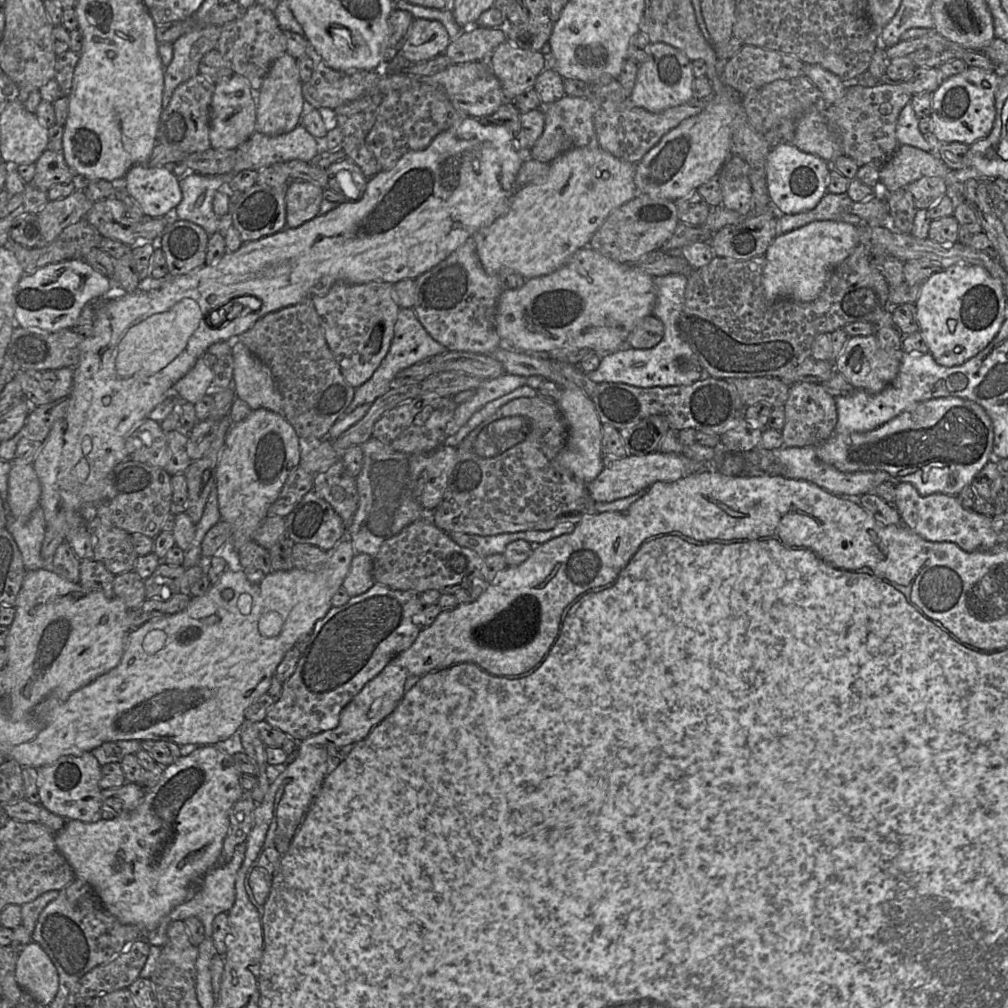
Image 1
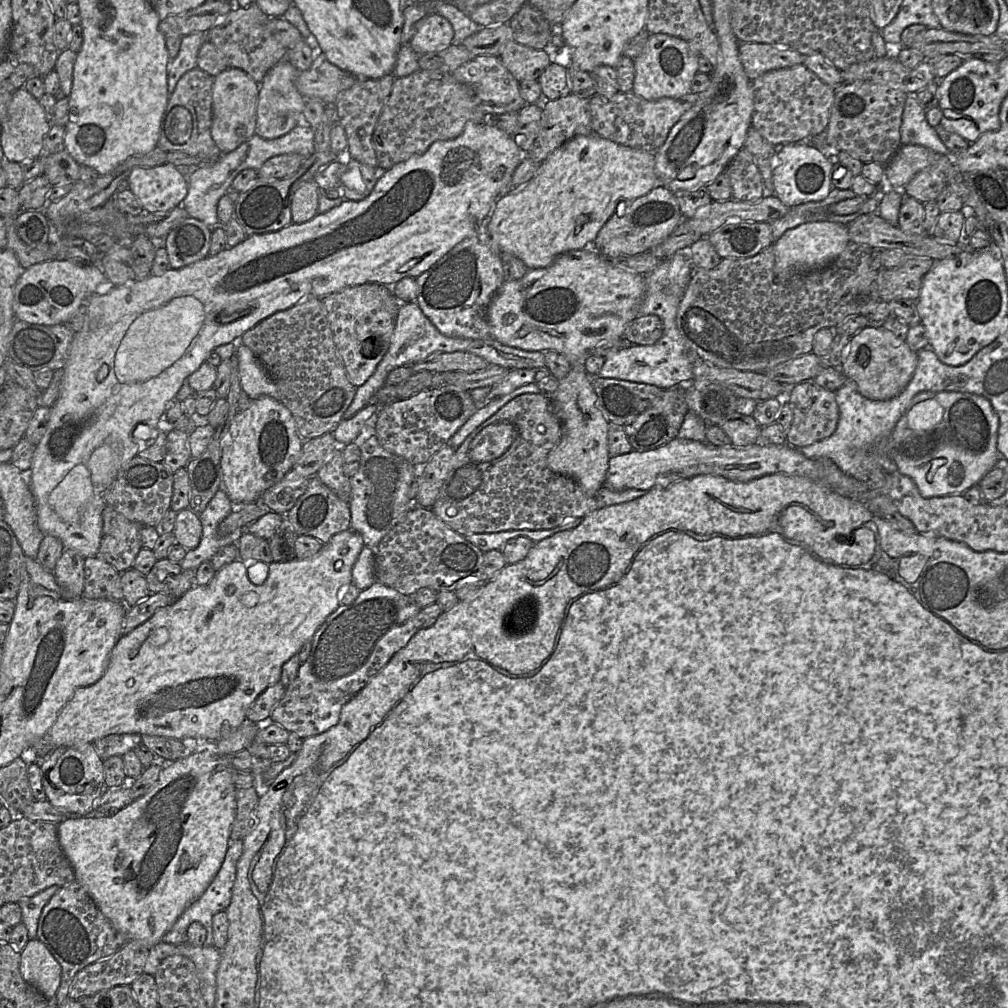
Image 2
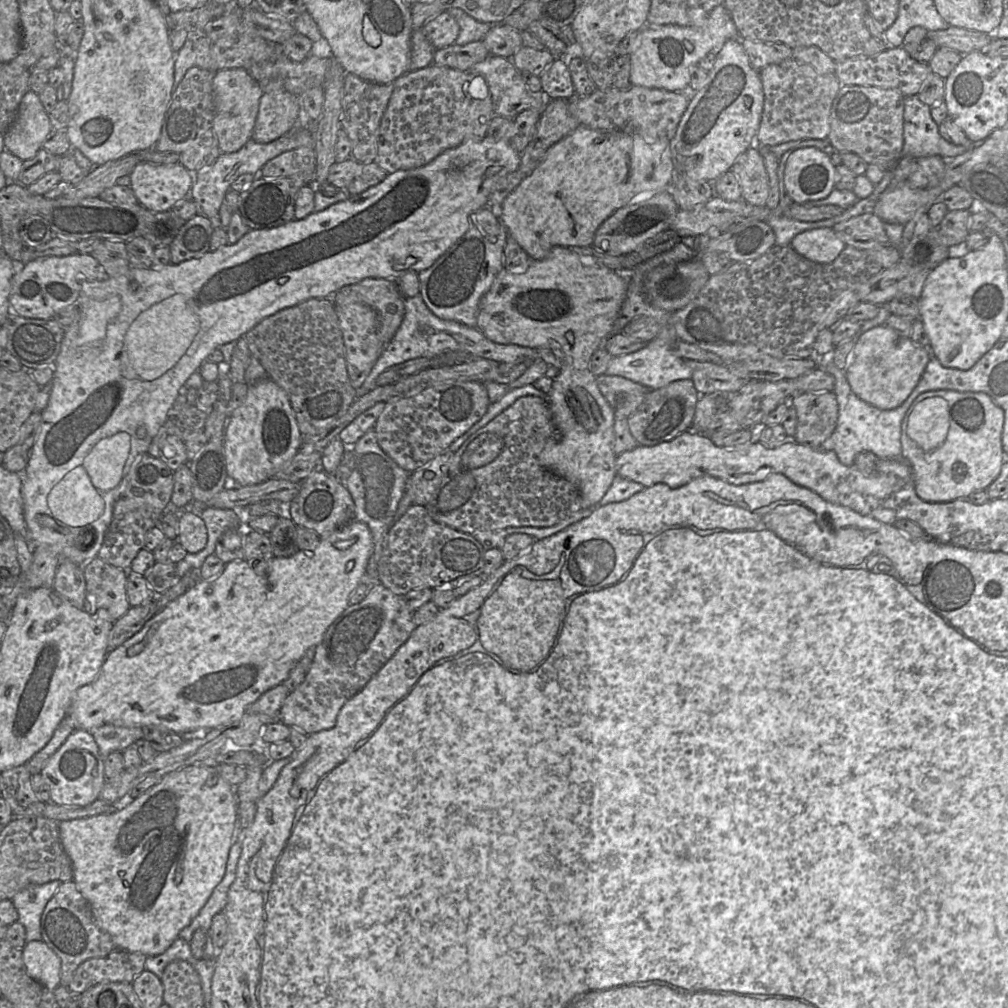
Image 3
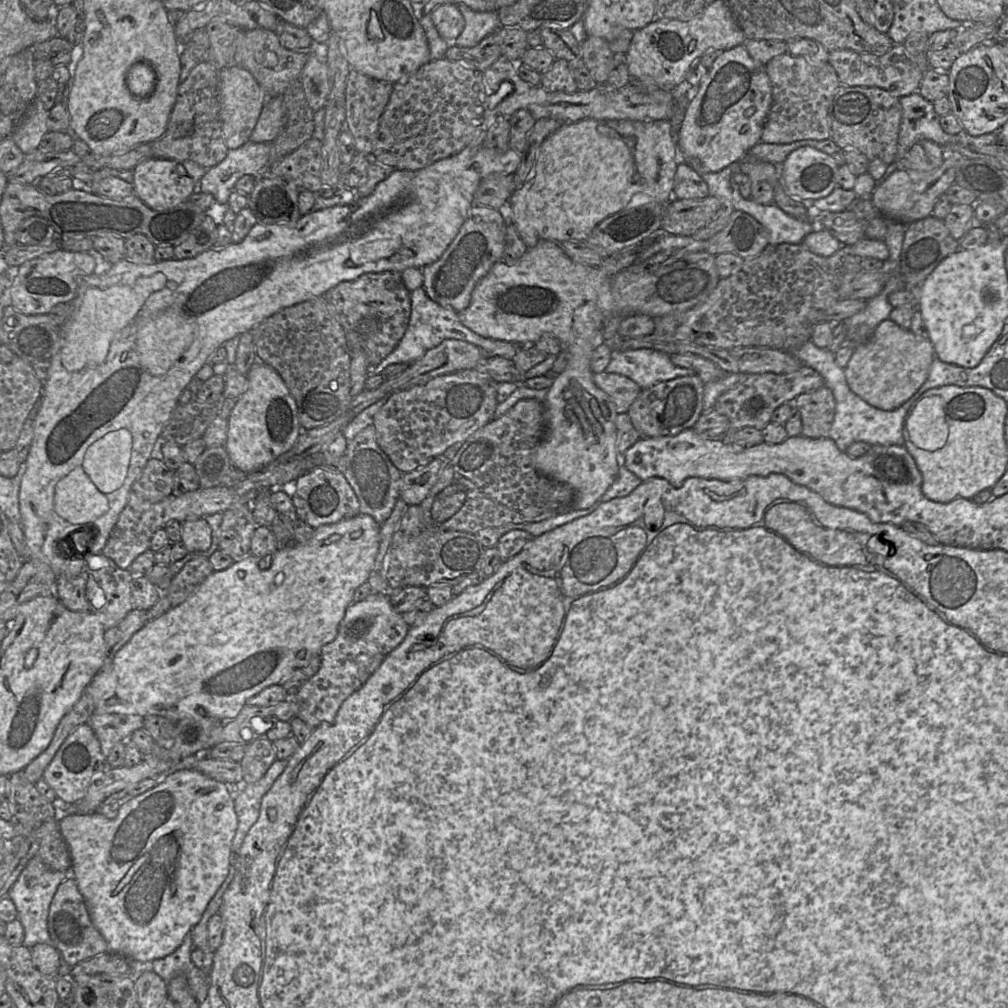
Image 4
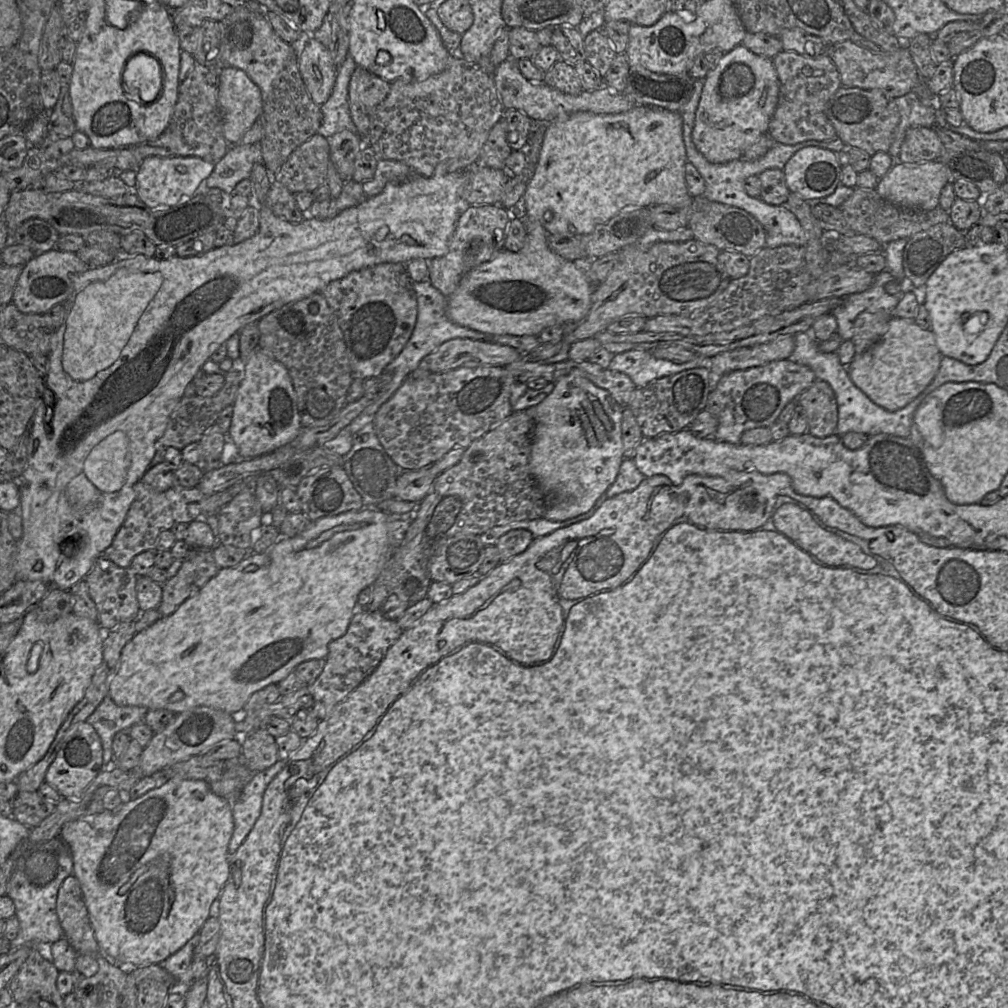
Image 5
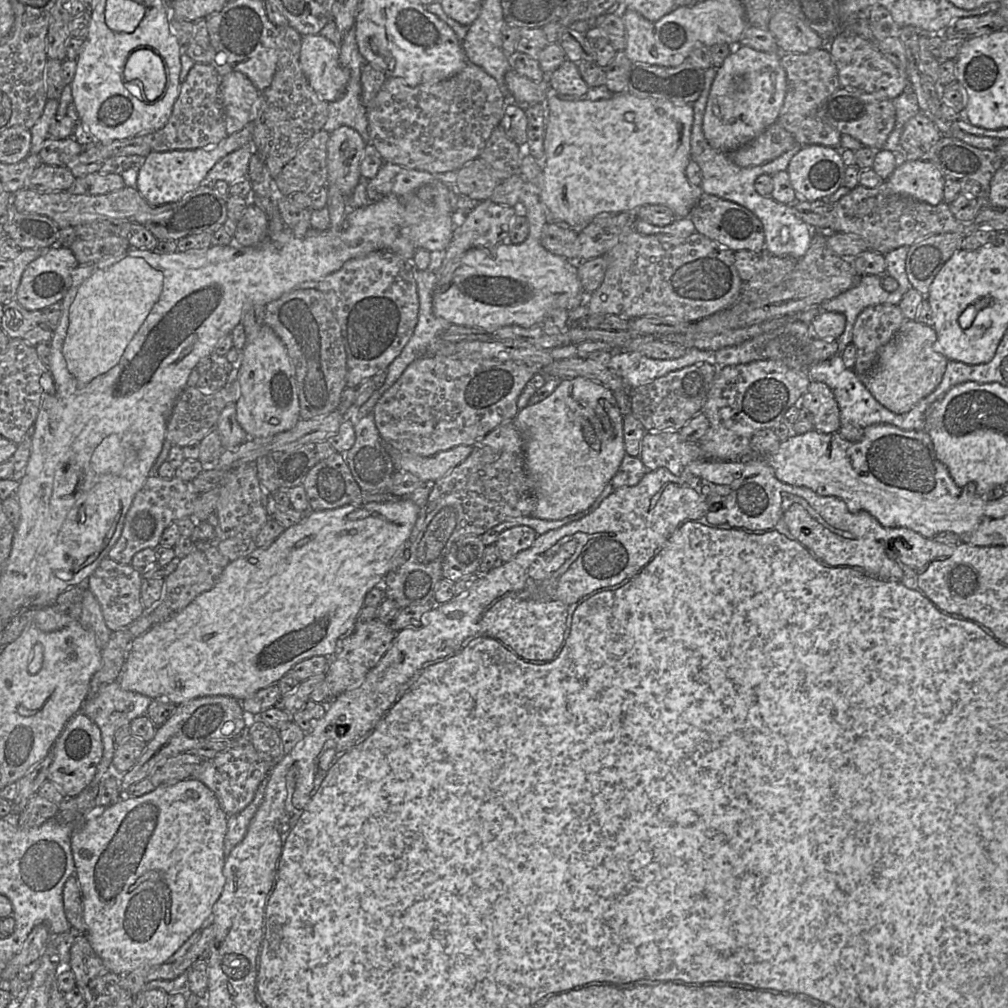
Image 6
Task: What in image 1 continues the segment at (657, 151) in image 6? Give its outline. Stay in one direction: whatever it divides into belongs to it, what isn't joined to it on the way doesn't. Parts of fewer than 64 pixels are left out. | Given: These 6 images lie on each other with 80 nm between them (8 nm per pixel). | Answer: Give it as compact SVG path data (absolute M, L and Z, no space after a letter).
M601 147L574 148L550 162L548 176L517 188L506 213L473 236L484 269L491 274L513 270L525 279L549 274L563 266L578 249L589 241L613 210L638 195L634 182L635 164L623 161Z

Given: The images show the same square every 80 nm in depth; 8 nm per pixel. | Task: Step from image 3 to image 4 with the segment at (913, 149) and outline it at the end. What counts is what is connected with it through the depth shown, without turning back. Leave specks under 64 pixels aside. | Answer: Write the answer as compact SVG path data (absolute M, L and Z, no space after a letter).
M919 91L899 98L902 118L898 136L896 160L905 157L909 149L923 139L932 140L940 146L947 144L989 145L999 143L1000 129L980 136L972 136L964 129L957 135L944 132L940 116L935 112L933 102L926 100Z

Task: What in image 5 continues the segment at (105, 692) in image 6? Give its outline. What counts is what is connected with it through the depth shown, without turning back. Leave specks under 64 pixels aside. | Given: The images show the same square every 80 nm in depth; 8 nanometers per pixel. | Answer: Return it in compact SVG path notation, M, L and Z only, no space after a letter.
M106 696L96 710L86 720L99 735L103 747L103 766L115 764L112 742L115 734L129 730L134 724L144 722L149 709L142 706L118 706Z

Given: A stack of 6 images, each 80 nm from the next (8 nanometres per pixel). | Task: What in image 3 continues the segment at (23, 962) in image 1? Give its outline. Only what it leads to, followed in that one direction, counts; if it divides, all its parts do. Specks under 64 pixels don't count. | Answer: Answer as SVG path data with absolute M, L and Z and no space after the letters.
M42 940L27 942L23 950L23 962L28 975L50 991L61 980L61 960Z

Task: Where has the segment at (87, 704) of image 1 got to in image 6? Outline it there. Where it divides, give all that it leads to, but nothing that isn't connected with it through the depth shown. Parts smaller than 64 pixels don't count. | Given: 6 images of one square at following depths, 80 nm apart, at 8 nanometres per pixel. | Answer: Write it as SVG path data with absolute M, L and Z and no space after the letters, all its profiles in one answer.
M408 498L393 502L368 502L364 505L346 505L335 509L309 511L298 524L285 531L268 547L256 548L252 553L230 562L223 570L216 585L197 596L188 606L168 621L153 625L144 634L133 638L117 680L122 689L132 691L151 699L167 699L179 705L186 701L205 696L229 696L242 701L258 690L277 683L298 662L314 656L333 656L337 643L348 635L357 623L369 590L380 586L384 575L409 538L419 516L420 507Z

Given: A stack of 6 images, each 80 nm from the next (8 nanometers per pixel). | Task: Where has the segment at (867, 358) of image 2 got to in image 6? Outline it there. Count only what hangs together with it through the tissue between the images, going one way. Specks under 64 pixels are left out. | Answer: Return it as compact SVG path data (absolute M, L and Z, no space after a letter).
M905 320L894 337L880 350L874 366L861 381L872 396L895 414L909 412L941 383L948 359L935 350L937 335L933 327L916 320Z

